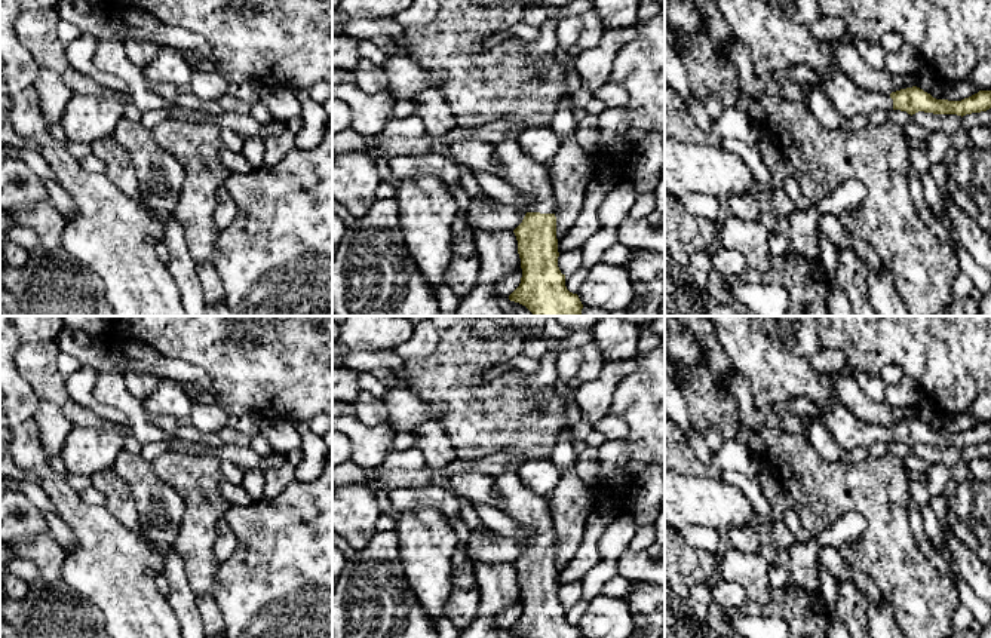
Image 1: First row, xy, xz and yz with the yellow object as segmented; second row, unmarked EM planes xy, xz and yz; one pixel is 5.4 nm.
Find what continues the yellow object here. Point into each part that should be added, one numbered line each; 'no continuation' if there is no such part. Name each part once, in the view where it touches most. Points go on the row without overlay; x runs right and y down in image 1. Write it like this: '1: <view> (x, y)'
1: xz (525, 506)

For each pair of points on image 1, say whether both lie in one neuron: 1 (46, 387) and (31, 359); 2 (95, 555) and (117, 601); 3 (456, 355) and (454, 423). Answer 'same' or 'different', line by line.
1: same
2: same
3: same

